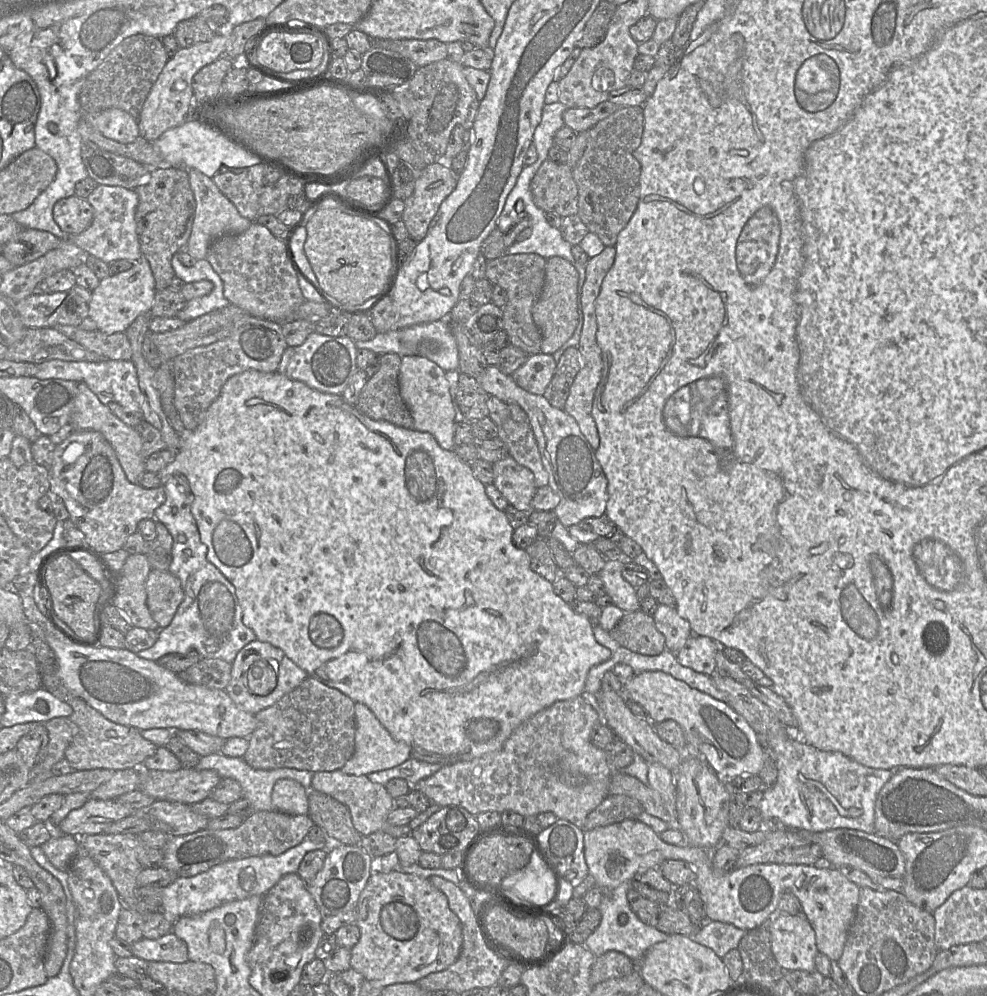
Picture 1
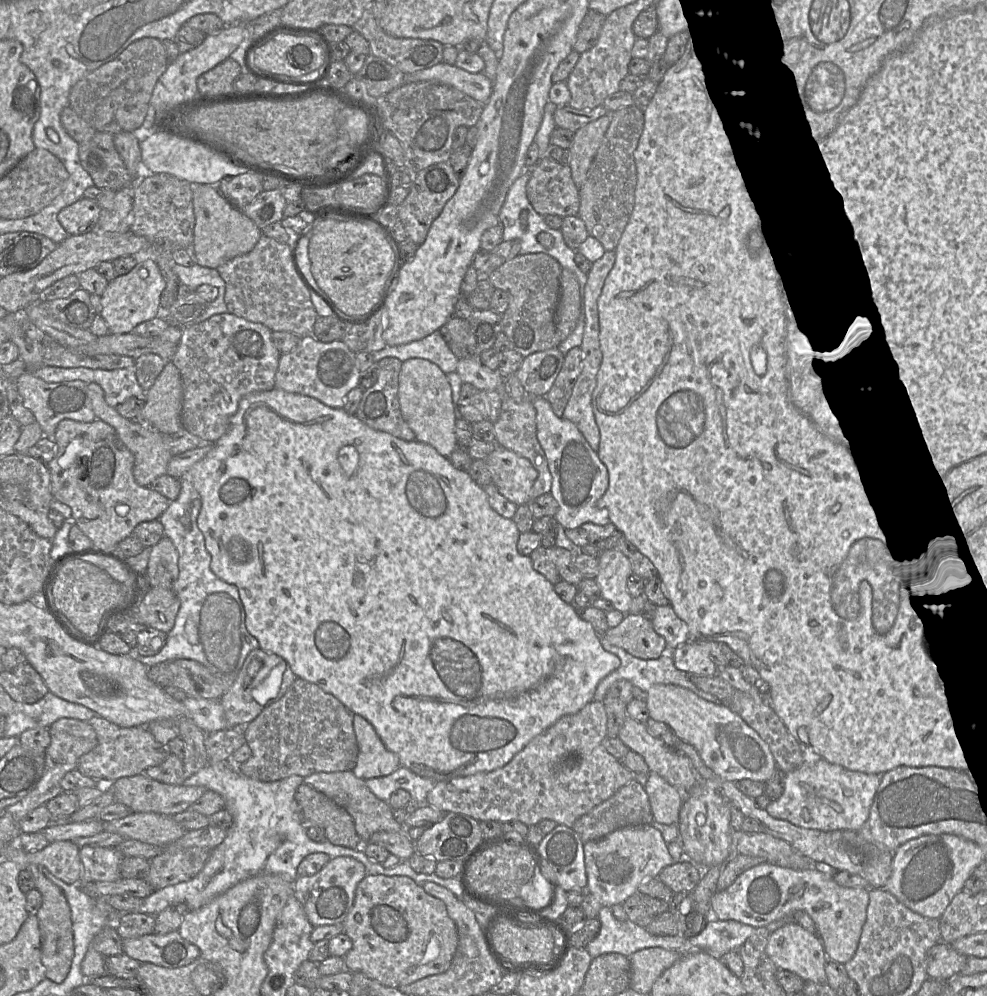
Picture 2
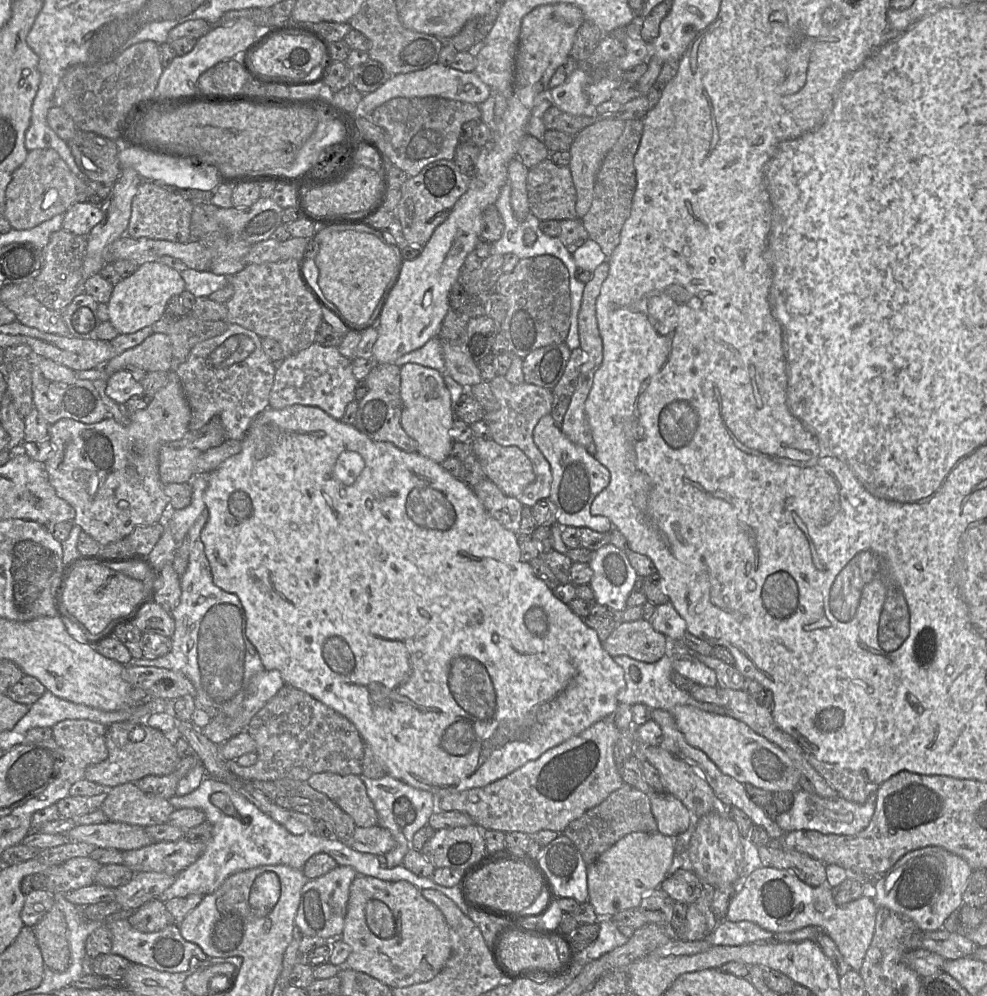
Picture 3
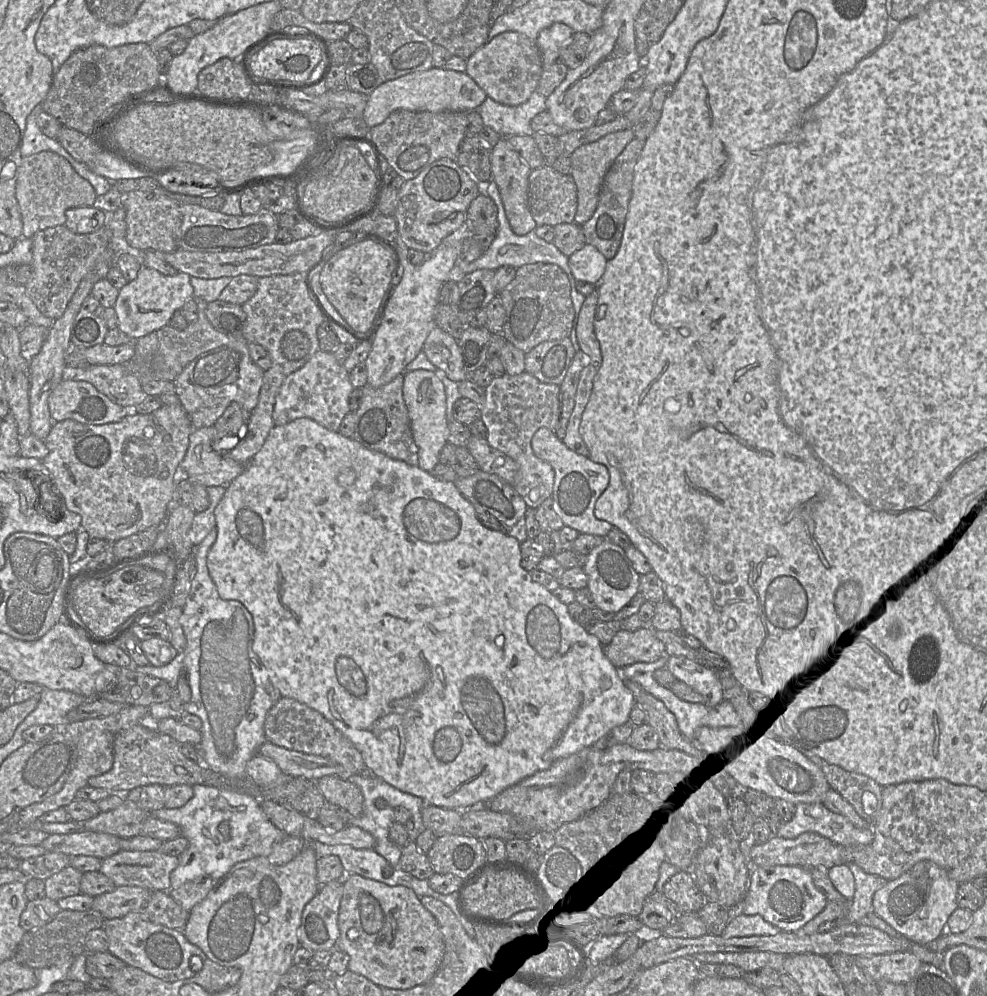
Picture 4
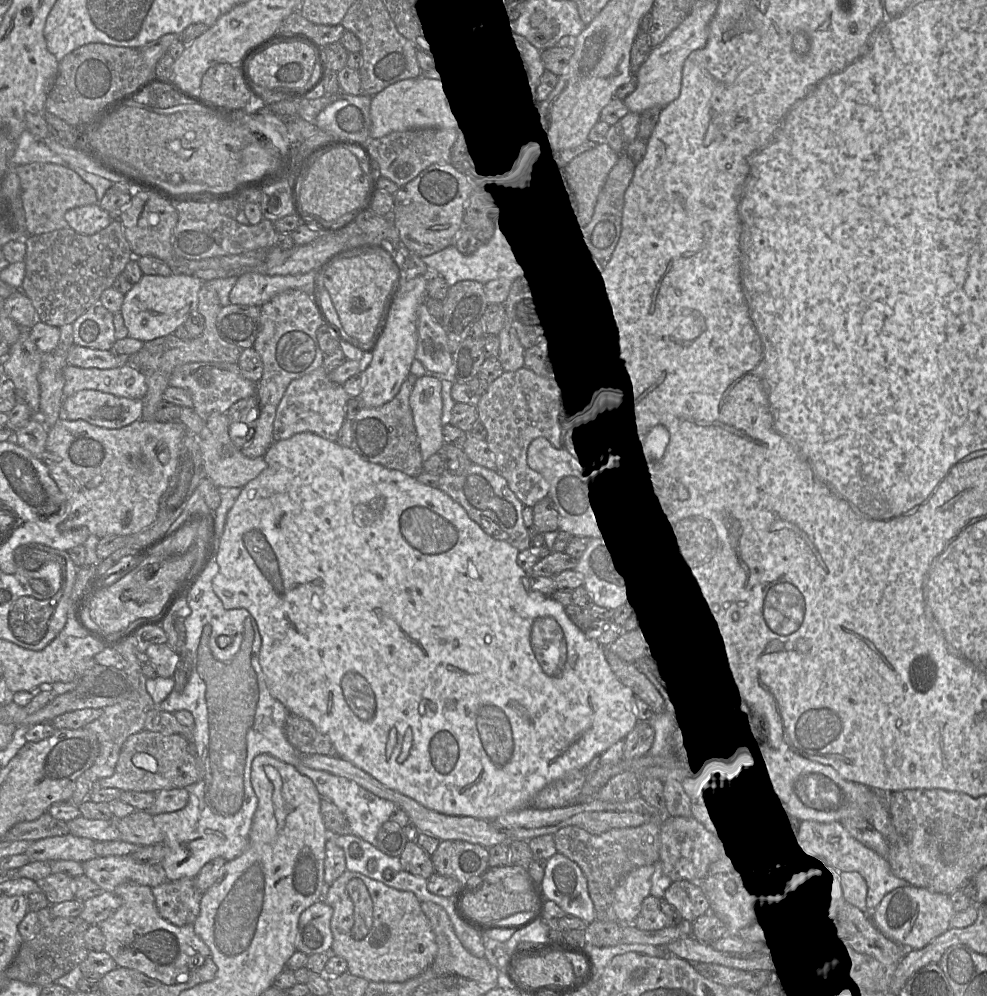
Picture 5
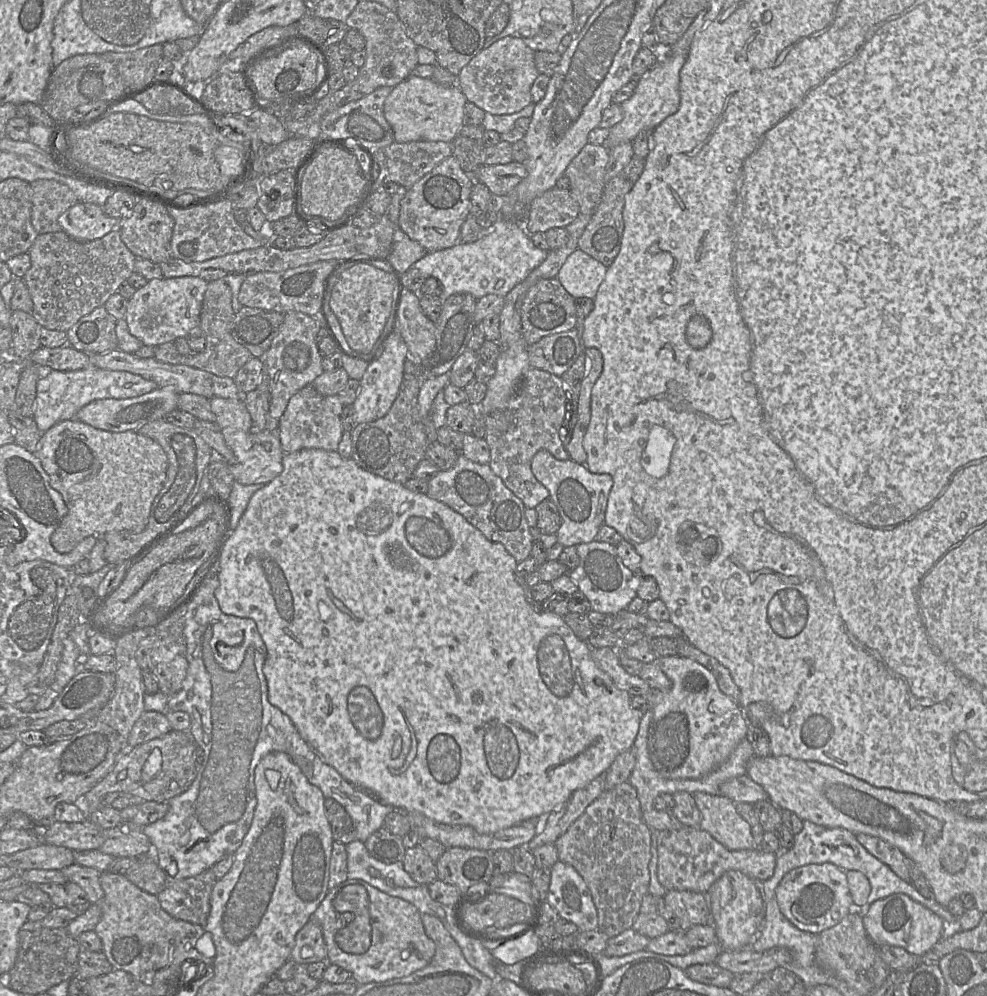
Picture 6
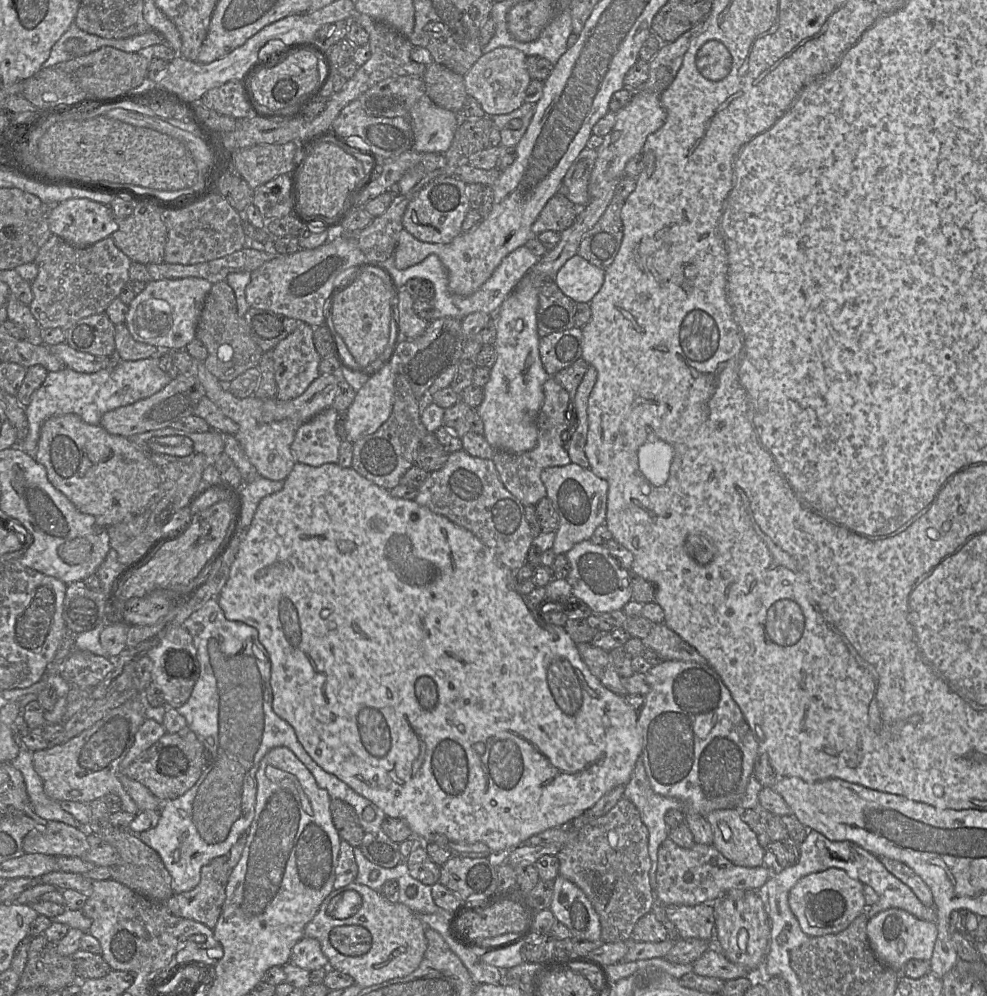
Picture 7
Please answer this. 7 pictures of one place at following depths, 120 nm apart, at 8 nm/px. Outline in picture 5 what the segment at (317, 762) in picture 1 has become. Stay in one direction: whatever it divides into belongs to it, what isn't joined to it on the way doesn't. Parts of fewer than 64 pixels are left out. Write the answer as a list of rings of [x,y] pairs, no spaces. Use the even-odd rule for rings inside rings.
[[[290,713],[284,731],[289,743],[302,755],[337,756],[331,740],[303,717]]]

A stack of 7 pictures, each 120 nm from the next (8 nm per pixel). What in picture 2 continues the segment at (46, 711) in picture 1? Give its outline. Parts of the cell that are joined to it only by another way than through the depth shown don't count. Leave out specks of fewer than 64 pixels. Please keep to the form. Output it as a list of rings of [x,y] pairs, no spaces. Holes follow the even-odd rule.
[[[51,691],[34,704],[17,703],[15,710],[6,716],[4,736],[5,737],[20,737],[20,735],[34,728],[49,728],[54,722],[62,718],[74,718],[82,721],[88,721],[98,715],[95,711],[84,707],[81,704],[64,700]]]

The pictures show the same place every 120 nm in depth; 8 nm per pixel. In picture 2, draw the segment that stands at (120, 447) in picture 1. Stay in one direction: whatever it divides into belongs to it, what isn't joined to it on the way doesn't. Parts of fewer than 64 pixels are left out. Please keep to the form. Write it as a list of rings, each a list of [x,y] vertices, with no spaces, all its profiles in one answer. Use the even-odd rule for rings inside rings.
[[[88,383],[87,388],[96,419],[112,426],[124,445],[133,453],[135,458],[133,475],[136,483],[140,486],[149,486],[155,478],[168,474],[168,464],[174,455],[165,443],[163,433],[154,430],[143,421],[132,421],[120,415],[114,407],[107,404],[104,392],[97,383]]]

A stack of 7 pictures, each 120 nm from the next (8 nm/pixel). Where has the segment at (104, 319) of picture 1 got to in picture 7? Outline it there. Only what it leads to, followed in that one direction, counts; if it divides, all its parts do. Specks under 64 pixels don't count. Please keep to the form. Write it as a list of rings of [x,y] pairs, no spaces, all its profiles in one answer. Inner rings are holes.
[[[196,277],[151,280],[129,304],[124,324],[137,342],[157,348],[185,349],[196,338],[200,313],[211,287],[209,281]]]

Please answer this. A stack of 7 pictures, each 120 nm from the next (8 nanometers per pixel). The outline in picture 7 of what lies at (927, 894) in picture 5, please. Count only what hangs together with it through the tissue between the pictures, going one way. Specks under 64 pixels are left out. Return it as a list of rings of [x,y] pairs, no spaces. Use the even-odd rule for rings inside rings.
[[[890,908],[869,919],[867,936],[878,959],[901,974],[903,967],[911,959],[930,962],[938,936],[938,928],[935,922],[918,919],[902,909]]]

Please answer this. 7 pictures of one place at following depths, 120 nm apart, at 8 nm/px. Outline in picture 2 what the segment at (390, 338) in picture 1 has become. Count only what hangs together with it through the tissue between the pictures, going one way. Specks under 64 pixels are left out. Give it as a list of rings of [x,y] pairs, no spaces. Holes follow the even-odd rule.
[[[439,330],[407,344],[386,346],[374,352],[374,363],[386,357],[394,357],[404,362],[411,358],[422,358],[436,364],[447,376],[452,391],[452,403],[456,421],[462,419],[458,409],[458,400],[462,380],[456,373],[459,359],[454,355]]]

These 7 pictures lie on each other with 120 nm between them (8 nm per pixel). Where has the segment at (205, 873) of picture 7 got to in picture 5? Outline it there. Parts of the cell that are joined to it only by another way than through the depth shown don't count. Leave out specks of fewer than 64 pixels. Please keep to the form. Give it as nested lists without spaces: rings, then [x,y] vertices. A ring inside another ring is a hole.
[[[182,878],[152,888],[158,913],[162,918],[176,926],[193,924],[200,913],[200,903],[204,892],[196,885],[195,878]]]

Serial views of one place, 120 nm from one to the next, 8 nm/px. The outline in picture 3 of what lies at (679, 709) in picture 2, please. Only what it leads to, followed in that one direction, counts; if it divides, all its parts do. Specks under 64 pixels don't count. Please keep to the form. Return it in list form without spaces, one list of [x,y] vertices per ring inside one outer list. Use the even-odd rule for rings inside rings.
[[[689,705],[675,706],[668,712],[672,714],[687,743],[703,751],[722,773],[742,784],[751,784],[772,793],[794,792],[798,789],[799,773],[789,757],[744,722]]]

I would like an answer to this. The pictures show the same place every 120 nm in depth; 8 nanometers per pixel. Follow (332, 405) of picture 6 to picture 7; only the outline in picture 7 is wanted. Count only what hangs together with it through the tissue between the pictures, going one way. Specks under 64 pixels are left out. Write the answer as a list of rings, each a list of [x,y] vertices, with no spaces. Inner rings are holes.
[[[329,407],[302,424],[291,444],[297,462],[318,467],[338,463],[341,439],[336,431],[339,413]]]

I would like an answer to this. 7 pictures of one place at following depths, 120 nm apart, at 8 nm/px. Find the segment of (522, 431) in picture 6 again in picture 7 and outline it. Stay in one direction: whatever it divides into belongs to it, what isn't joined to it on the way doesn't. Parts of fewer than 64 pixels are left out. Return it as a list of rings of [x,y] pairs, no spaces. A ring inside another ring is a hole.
[[[549,377],[543,386],[544,401],[537,416],[538,440],[536,446],[524,453],[510,453],[495,450],[493,462],[505,488],[524,506],[535,506],[547,496],[541,480],[544,469],[565,466],[571,463],[567,452],[568,438],[566,429],[566,410],[569,394],[553,377]]]

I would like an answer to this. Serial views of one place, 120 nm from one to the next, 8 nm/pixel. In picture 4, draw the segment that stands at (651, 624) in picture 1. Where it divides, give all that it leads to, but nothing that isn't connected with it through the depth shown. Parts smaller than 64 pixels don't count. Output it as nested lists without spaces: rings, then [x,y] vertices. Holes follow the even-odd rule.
[[[649,625],[635,631],[620,629],[603,652],[617,668],[637,663],[652,663],[666,654],[665,644],[656,637]]]

